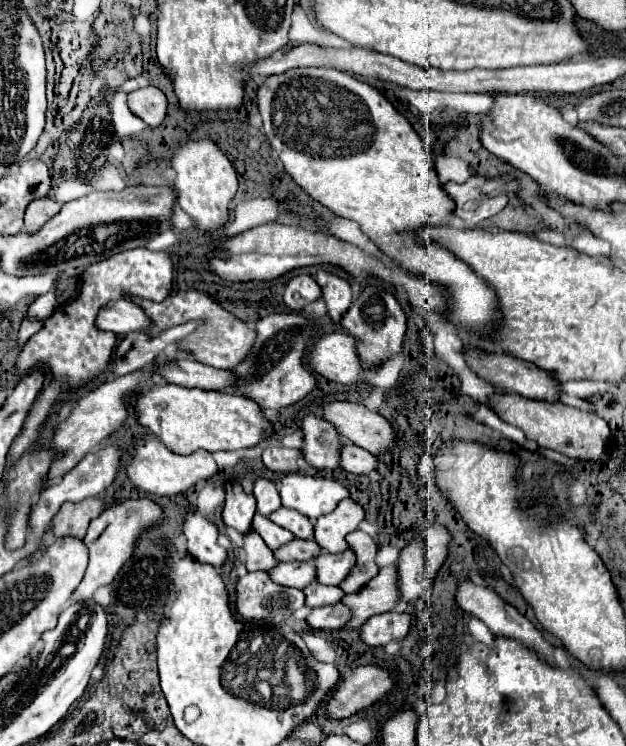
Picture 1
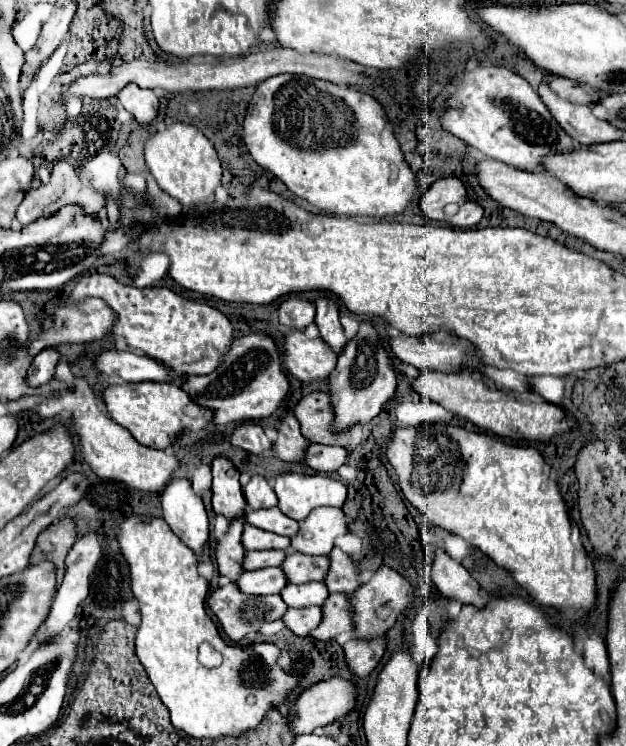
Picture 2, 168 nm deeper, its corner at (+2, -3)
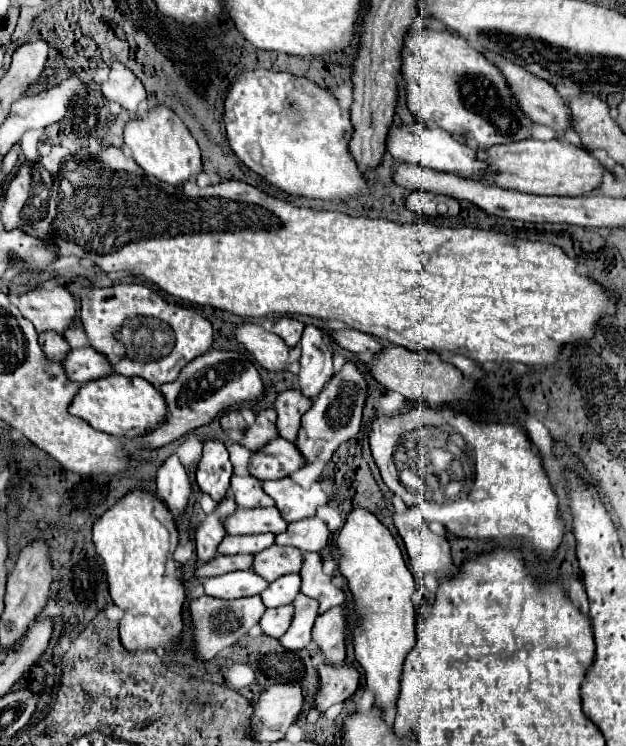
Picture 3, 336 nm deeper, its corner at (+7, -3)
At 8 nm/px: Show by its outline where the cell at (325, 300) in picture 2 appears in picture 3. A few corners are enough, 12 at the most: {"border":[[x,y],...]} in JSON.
{"border":[[321,329],[301,339],[299,389],[313,399],[333,377]]}

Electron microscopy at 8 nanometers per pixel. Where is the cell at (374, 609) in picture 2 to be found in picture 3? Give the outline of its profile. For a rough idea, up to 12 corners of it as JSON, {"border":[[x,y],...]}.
{"border":[[343,605],[319,615],[313,641],[329,665],[345,659]]}

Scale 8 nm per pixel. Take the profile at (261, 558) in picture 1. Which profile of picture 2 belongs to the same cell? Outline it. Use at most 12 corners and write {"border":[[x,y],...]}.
{"border":[[244,519],[232,521],[216,547],[220,575],[244,573]]}

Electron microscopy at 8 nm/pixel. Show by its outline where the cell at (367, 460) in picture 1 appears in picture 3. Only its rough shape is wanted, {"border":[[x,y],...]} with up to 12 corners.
{"border":[[277,437],[251,453],[255,479],[289,477],[303,465],[293,443]]}

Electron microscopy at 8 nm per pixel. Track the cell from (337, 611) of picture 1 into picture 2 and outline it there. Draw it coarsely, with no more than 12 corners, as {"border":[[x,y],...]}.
{"border":[[320,607],[288,609],[282,621],[306,637],[322,621]]}

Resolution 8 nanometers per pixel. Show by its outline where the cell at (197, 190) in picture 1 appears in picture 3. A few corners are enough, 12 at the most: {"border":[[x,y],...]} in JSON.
{"border":[[165,105],[129,119],[137,165],[169,185],[201,173],[201,151]]}

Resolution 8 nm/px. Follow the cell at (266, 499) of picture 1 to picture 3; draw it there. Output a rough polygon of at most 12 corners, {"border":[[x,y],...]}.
{"border":[[251,475],[231,477],[239,507],[273,507]]}

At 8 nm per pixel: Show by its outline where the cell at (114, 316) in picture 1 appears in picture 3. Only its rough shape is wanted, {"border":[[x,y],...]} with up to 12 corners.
{"border":[[61,285],[19,295],[17,309],[43,331],[63,333],[77,301]]}

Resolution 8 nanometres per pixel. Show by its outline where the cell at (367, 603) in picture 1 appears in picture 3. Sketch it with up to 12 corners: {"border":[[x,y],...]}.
{"border":[[293,599],[293,619],[279,643],[305,649],[317,619],[317,601]]}

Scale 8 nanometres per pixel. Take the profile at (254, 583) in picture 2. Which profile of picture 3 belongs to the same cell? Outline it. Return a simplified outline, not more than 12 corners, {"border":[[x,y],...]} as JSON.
{"border":[[253,571],[203,579],[205,595],[241,599],[269,583]]}

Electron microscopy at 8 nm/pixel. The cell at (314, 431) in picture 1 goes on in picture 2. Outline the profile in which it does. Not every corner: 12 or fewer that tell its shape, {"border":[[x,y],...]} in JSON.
{"border":[[286,415],[274,443],[278,457],[302,463],[306,443],[298,419]]}

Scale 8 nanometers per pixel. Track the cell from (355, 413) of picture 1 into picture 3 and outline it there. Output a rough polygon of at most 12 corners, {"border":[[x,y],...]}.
{"border":[[289,389],[277,395],[277,433],[295,441],[311,399]]}

